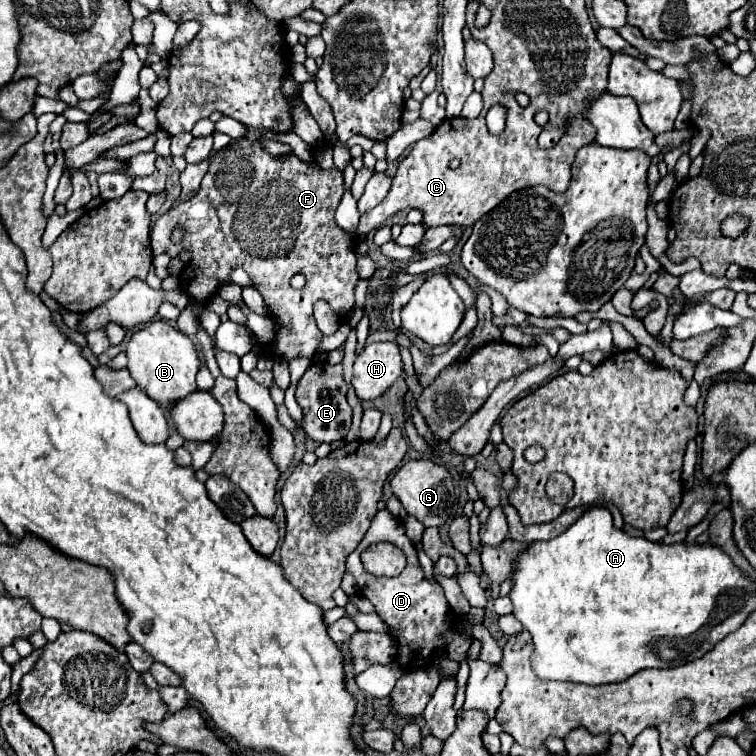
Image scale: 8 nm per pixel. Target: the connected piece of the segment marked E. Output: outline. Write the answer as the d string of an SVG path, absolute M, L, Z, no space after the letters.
M315 361L307 373L299 379L295 399L303 411L303 431L317 443L333 443L345 439L351 427L351 407L347 403L347 383L343 379L341 365L329 365L327 361Z

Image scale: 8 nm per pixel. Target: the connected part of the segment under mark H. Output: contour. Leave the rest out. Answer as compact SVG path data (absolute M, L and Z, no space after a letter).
M393 341L371 343L355 359L351 385L359 399L373 401L381 397L401 373L403 363L399 355L399 345Z

